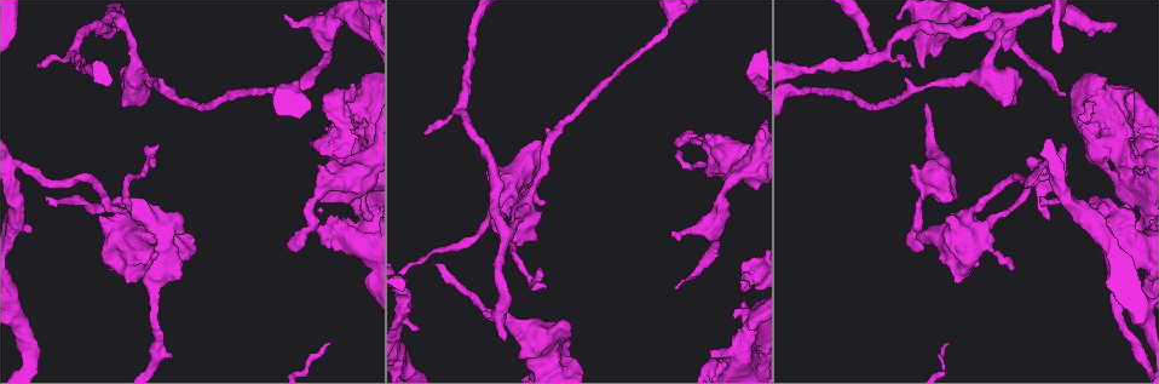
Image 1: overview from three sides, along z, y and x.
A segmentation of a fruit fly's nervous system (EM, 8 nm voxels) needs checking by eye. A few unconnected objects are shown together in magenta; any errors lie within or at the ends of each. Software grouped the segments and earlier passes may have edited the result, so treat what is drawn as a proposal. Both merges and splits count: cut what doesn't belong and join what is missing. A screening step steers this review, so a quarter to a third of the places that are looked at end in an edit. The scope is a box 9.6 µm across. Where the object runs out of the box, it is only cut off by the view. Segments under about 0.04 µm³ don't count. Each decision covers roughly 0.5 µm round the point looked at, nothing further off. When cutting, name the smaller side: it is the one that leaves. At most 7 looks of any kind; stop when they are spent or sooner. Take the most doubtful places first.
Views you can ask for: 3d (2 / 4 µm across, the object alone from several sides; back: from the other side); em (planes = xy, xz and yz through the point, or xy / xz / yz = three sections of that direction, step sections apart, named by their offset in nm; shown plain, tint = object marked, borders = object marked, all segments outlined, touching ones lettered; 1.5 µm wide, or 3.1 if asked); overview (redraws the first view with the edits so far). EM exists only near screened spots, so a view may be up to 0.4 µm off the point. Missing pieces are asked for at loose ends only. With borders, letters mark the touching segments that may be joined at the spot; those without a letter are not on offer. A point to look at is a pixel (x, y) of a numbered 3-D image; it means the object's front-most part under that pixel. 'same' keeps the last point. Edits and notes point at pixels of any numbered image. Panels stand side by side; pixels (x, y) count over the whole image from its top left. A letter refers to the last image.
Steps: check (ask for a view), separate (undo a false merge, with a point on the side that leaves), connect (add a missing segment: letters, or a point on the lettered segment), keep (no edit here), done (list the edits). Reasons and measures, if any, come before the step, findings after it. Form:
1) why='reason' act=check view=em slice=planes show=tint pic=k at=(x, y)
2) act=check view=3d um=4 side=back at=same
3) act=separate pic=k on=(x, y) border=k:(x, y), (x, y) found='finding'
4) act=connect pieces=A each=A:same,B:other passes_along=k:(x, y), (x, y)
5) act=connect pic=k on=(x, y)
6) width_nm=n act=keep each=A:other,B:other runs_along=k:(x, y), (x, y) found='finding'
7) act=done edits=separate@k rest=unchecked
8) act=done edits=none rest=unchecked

why='thick end' act=check view=em slice=planes show=borders pic=1 at=(1087, 120)

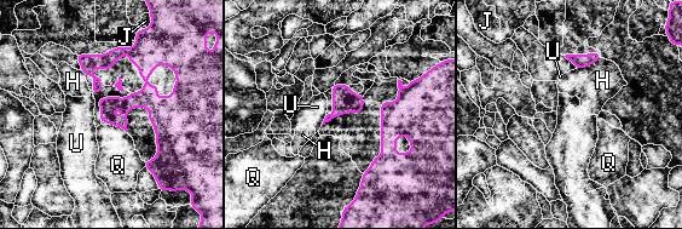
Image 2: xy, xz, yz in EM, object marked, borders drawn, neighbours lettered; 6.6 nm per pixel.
act=keep each=H:other,J:other,Q:other,U:other border=2:(119, 126), (126, 132) found='no lettered segment goes on from it'

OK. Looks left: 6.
why='free end' act=check view=3d um=2 pic=1 at=(1063, 94)

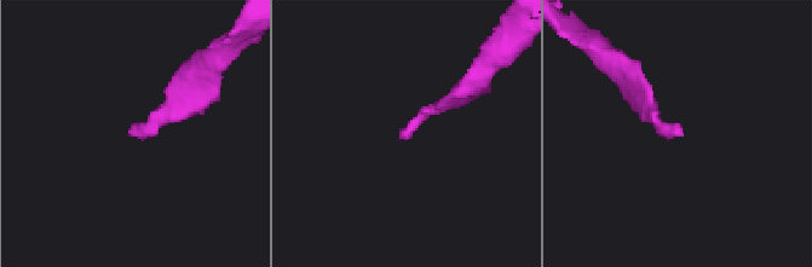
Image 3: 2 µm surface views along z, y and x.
why='shape alone is not enough' act=check view=em slice=planes show=tint pic=3 at=(677, 135)

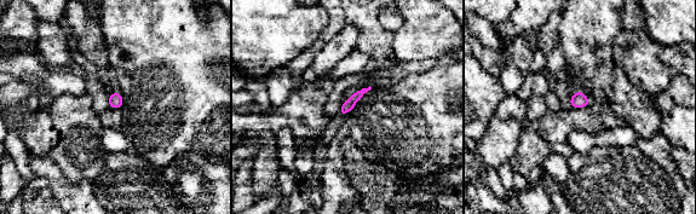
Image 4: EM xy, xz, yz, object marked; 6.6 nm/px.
why='what lies round it' act=check view=em slice=planes show=borders at=same

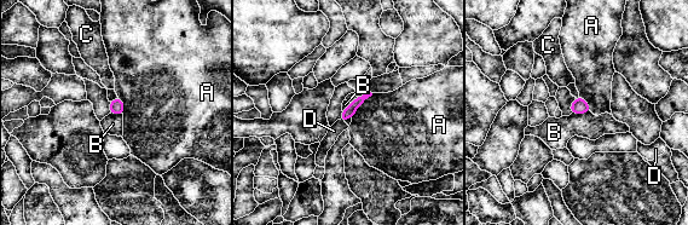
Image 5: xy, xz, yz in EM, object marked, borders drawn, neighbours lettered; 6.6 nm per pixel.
act=connect pieces=D each=A:other,B:other,C:other,D:same found='it goes on there'

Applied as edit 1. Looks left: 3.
why='redraw' act=check view=overview

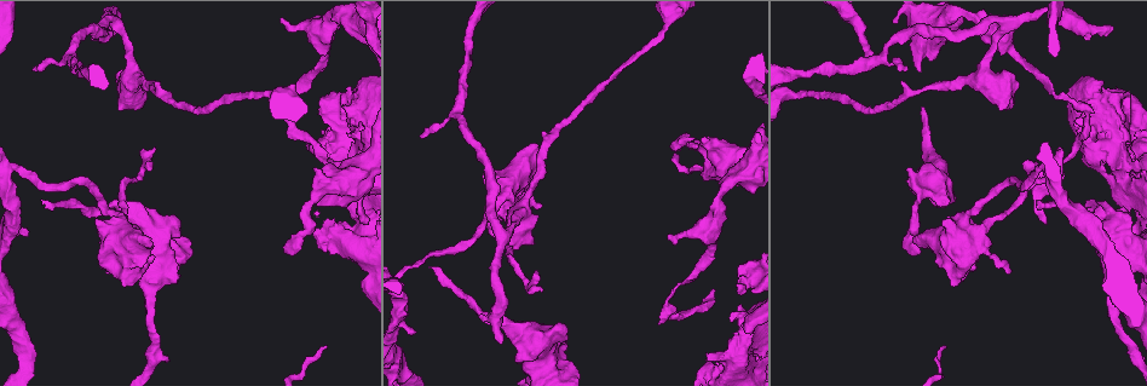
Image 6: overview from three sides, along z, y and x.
why='free end' act=check view=3d um=4 pic=6 at=(1111, 29)

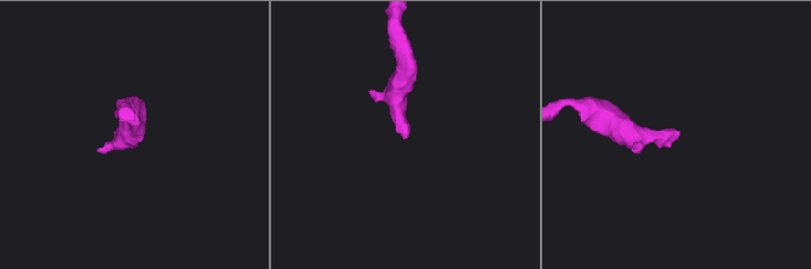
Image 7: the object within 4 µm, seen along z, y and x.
act=check view=em slice=planes show=borders pic=7 at=(405, 138)

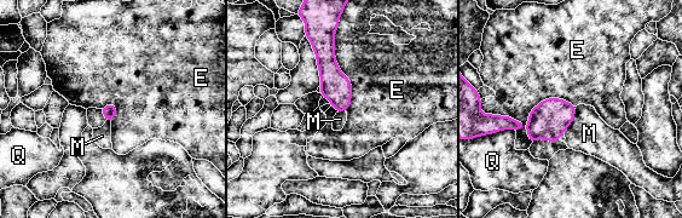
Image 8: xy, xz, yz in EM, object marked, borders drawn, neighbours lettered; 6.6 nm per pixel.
act=connect pieces=M each=E:other,M:same,Q:other passes_along=8:(548, 120), (572, 120), (589, 133) found='the neuron continues'

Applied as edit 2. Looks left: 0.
act=done edits=connect@5,connect@8 rest=unchecked

